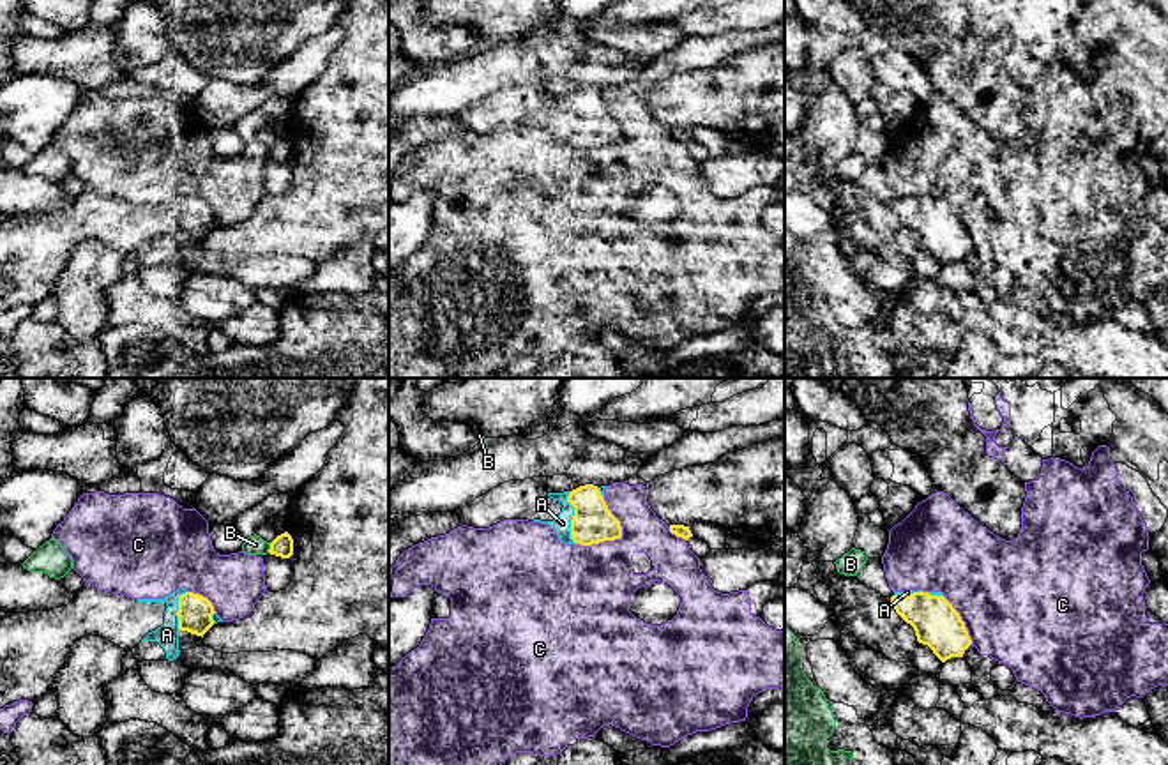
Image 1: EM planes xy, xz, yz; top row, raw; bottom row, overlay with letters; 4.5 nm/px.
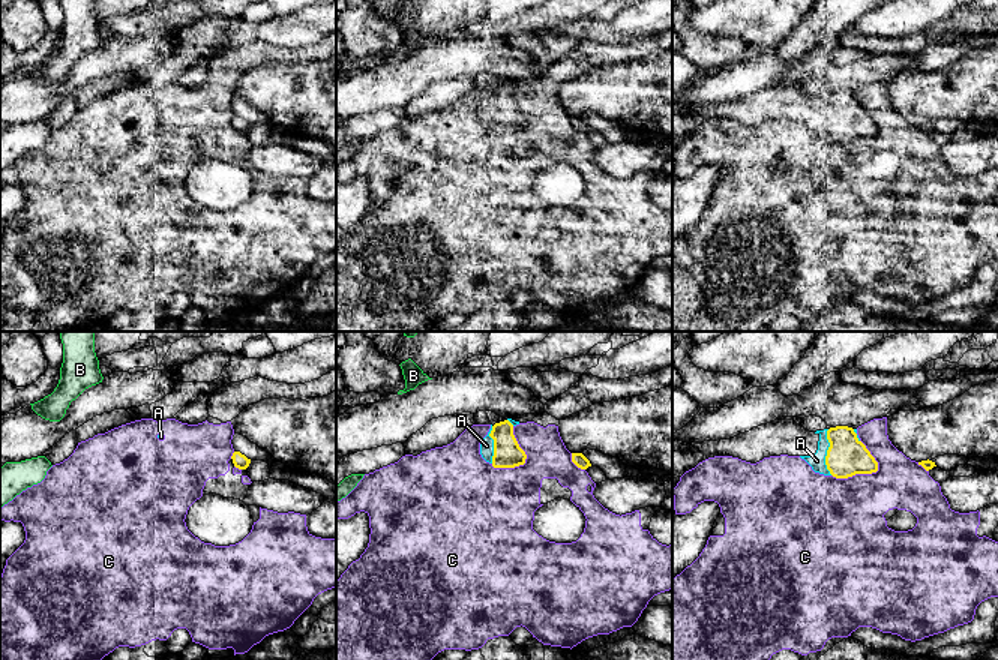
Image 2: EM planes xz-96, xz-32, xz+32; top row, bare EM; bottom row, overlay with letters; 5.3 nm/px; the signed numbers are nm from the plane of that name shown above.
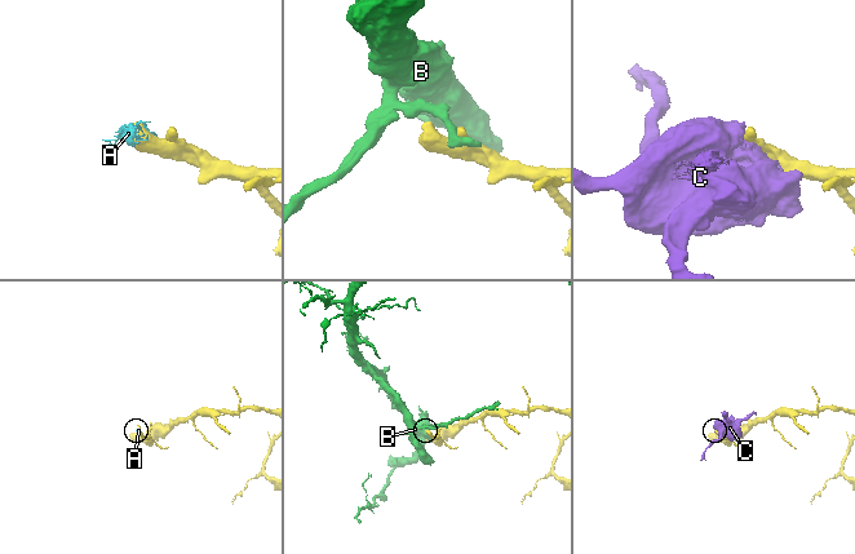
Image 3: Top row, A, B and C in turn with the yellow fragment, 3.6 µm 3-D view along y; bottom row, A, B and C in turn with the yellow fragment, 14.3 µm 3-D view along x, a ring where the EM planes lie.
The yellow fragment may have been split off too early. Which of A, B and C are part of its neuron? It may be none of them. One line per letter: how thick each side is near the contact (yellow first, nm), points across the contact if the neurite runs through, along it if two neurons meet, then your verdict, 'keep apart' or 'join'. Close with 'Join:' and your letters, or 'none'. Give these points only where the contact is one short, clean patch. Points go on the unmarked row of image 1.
A: 190/80 nm | join
B: 100/90 nm | along xy (271, 147), (267, 156) | keep apart
C: 190/360 nm | keep apart
Join: A

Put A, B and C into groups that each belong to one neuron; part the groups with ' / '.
A / B / C

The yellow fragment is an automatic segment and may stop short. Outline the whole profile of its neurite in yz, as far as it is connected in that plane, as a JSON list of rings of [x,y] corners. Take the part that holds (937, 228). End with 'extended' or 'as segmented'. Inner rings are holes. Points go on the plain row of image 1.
[[[894,196],[891,208],[942,267],[963,261],[972,249],[965,226],[942,196]]]; extended

